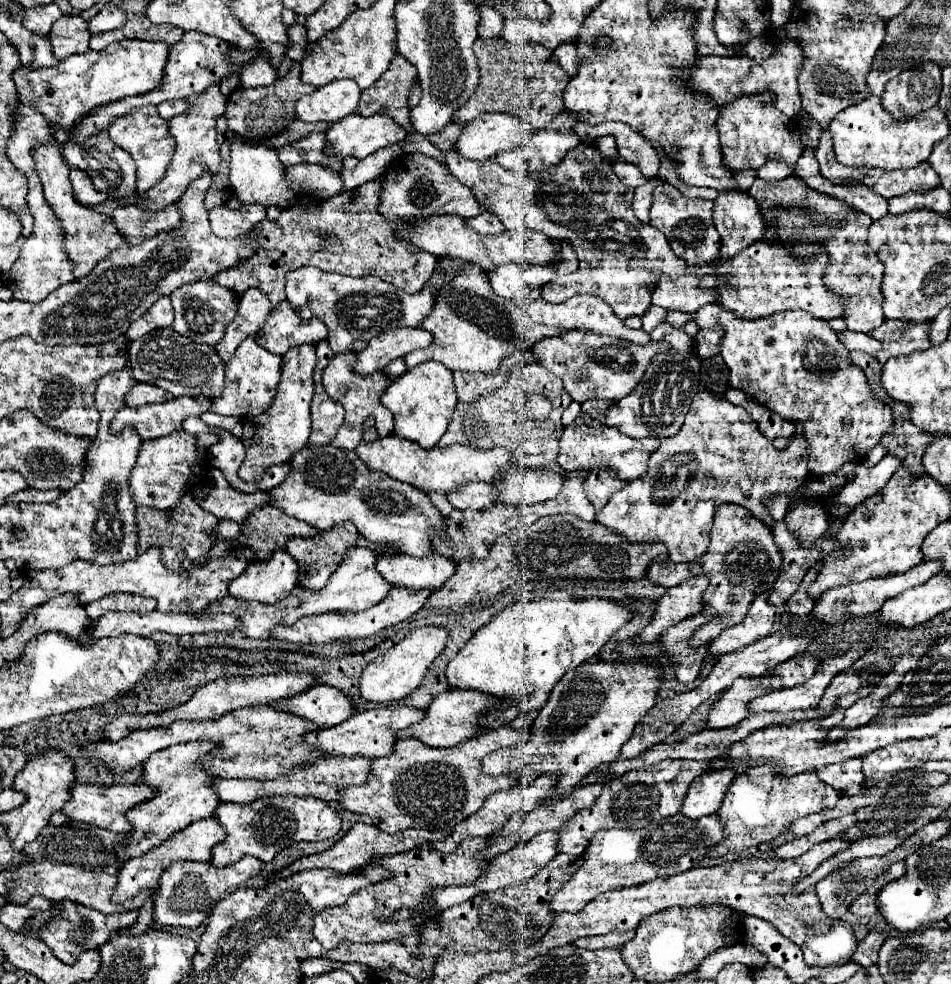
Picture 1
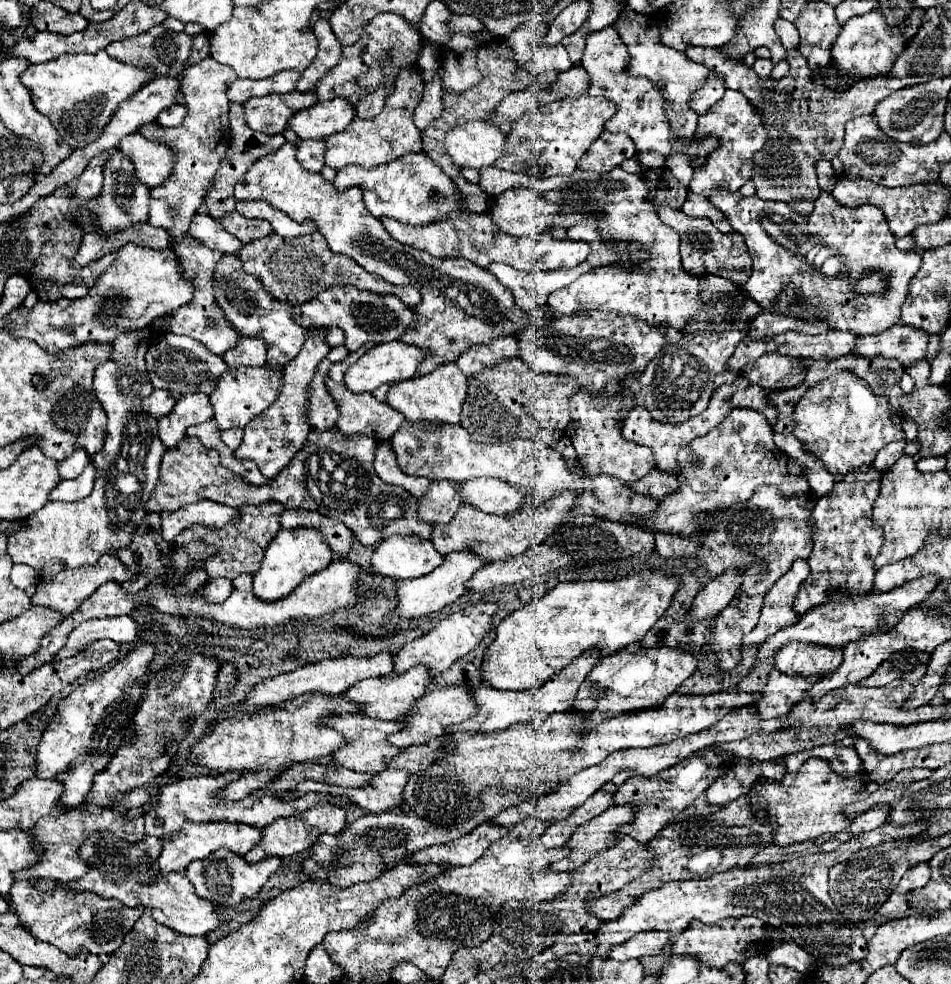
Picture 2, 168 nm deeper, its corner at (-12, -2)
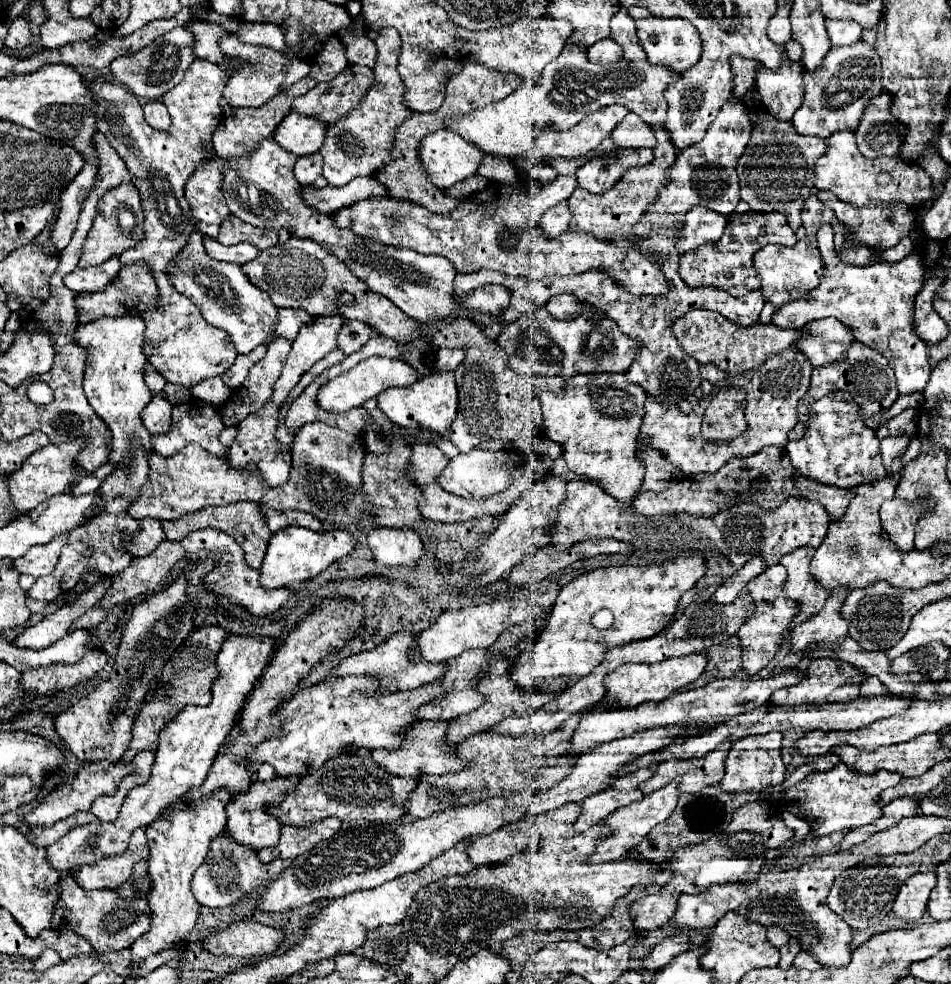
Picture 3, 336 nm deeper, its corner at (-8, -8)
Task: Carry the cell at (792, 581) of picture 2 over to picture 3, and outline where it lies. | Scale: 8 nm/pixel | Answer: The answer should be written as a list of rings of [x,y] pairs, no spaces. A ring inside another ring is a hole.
[[[798,548],[780,560],[780,564],[788,570],[784,594],[790,598],[796,598],[796,602],[800,604],[800,614],[796,616],[796,624],[806,622],[808,616],[814,616],[814,612],[820,612],[820,608],[826,604],[824,600],[830,596],[822,588],[822,584],[818,584],[812,578],[812,572],[810,572],[812,556],[814,556],[814,548]]]

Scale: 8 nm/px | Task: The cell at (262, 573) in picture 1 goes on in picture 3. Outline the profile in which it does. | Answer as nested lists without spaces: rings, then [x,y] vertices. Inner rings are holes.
[[[290,526],[272,534],[264,564],[260,568],[260,584],[264,588],[284,588],[296,582],[304,582],[308,578],[318,576],[326,570],[332,562],[340,560],[356,546],[356,538],[346,530],[332,530],[332,532],[314,532],[308,528]]]

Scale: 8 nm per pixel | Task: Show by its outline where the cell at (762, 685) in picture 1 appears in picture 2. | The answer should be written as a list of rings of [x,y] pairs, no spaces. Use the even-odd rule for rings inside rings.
[[[776,668],[768,674],[762,698],[754,704],[758,720],[770,720],[786,714],[794,704],[804,700],[806,690],[818,680],[818,676],[786,676]]]

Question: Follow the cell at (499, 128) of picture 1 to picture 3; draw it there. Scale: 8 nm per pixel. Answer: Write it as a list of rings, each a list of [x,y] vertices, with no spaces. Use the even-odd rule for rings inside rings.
[[[438,130],[438,132],[432,132],[428,134],[420,146],[418,146],[418,158],[420,158],[420,164],[422,168],[426,170],[428,174],[428,180],[436,186],[436,188],[450,188],[452,184],[476,174],[478,166],[480,166],[480,160],[482,160],[482,150],[478,150],[474,144],[466,142],[462,136],[458,136],[456,132],[450,132],[450,130]]]

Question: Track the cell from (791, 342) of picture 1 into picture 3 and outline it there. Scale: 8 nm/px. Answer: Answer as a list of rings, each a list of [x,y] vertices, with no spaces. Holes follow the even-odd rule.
[[[822,398],[814,402],[810,406],[810,420],[806,426],[806,436],[786,446],[792,466],[802,476],[848,490],[888,476],[880,456],[880,440],[874,430],[864,426],[864,416],[852,398]]]

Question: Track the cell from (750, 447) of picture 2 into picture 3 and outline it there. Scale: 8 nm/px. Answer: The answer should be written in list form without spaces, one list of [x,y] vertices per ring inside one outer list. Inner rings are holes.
[[[722,386],[710,400],[704,422],[702,422],[702,436],[710,442],[718,440],[732,440],[740,436],[748,426],[744,420],[746,408],[746,392],[738,386]]]

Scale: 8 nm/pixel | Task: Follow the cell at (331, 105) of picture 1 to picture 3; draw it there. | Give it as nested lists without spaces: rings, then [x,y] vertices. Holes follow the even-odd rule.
[[[290,112],[282,120],[282,124],[278,124],[272,138],[294,156],[308,156],[320,150],[324,142],[324,132],[326,132],[324,122],[302,116],[298,112]]]

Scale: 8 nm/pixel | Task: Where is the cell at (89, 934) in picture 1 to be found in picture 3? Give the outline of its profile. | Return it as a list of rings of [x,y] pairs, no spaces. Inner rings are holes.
[[[60,880],[60,900],[54,906],[54,930],[78,932],[82,934],[96,952],[124,950],[134,944],[134,940],[148,932],[150,928],[150,906],[146,898],[130,898],[122,900],[114,890],[84,890],[74,884],[74,880]]]

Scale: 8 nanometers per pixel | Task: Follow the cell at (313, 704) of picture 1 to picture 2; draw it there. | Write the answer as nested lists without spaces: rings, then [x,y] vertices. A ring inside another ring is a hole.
[[[418,666],[418,668],[410,668],[402,676],[362,680],[362,682],[354,684],[350,690],[346,690],[346,694],[340,694],[340,696],[346,698],[348,702],[360,704],[360,710],[356,710],[356,714],[364,714],[364,716],[378,718],[378,720],[398,720],[398,718],[402,718],[410,710],[410,706],[420,696],[424,696],[428,692],[430,682],[432,682],[432,676],[426,672],[424,666]]]

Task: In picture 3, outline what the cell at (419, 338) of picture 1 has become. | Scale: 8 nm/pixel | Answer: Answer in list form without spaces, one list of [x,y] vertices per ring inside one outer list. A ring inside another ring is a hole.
[[[372,356],[372,358],[366,358],[362,360],[360,364],[356,364],[352,370],[340,374],[338,378],[326,382],[320,390],[318,390],[318,396],[316,396],[316,402],[322,410],[326,412],[334,412],[334,414],[342,414],[342,412],[348,412],[352,408],[362,408],[366,404],[366,400],[370,398],[376,398],[380,392],[384,392],[386,388],[392,388],[392,386],[410,386],[418,380],[418,374],[414,372],[412,366],[408,366],[406,362],[400,362],[400,360],[390,360],[390,358],[384,358],[384,356]]]

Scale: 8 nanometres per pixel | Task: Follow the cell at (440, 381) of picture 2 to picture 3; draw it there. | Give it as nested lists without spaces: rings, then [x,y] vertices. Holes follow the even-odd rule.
[[[432,372],[430,376],[424,376],[416,380],[412,386],[406,388],[388,388],[386,392],[378,394],[376,398],[378,408],[398,426],[418,430],[426,428],[438,434],[446,434],[450,430],[450,424],[456,416],[458,406],[458,392],[454,384],[454,372]]]

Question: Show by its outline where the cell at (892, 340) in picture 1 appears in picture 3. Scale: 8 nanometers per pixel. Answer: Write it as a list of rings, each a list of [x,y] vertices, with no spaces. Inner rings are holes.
[[[822,318],[802,328],[798,348],[808,354],[812,366],[828,366],[834,360],[846,358],[846,350],[854,342],[854,334],[834,318]]]

